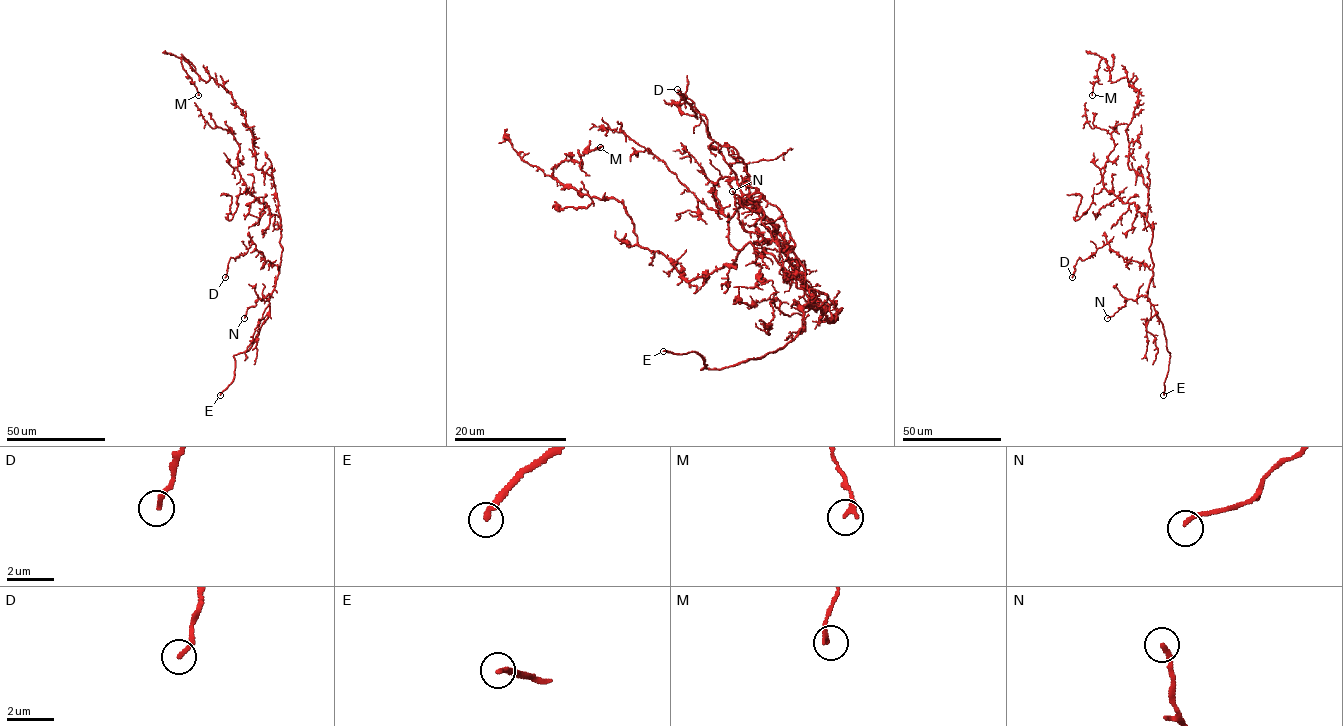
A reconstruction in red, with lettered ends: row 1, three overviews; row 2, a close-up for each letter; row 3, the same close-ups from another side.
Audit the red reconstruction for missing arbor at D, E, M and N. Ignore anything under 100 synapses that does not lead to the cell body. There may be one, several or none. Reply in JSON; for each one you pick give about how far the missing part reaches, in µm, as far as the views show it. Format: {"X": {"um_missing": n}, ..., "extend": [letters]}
{"E": {"um_missing": 80}, "extend": ["E"]}

